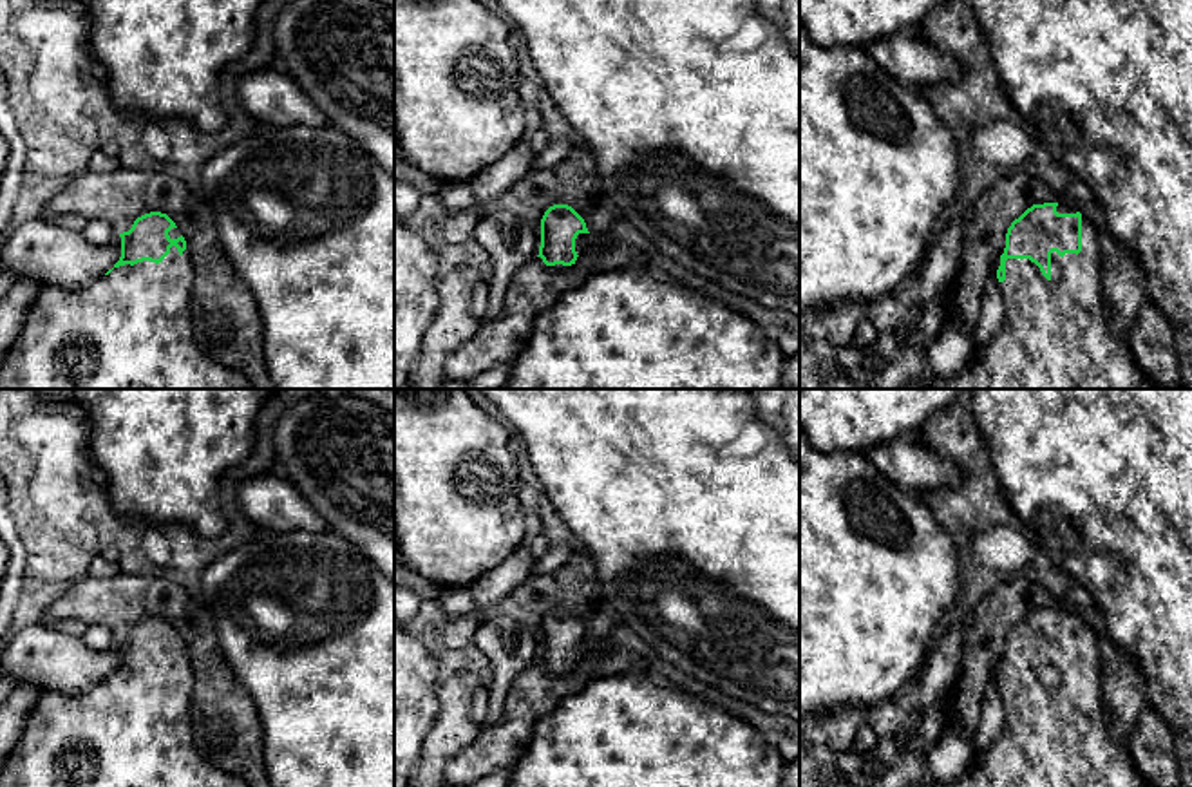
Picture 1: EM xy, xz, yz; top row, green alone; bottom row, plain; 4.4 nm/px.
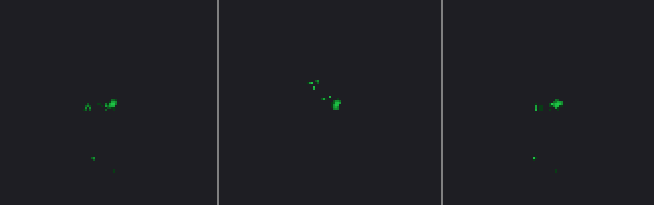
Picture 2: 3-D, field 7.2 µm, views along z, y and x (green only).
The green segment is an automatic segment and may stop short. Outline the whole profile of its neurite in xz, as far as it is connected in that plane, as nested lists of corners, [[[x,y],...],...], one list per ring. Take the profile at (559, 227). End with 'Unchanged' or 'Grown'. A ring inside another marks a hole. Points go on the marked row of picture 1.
[[[568,204],[550,206],[541,219],[539,255],[550,270],[566,270],[593,246],[584,219]]]. Grown

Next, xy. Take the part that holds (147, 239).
[[[150,212],[119,237],[119,261],[89,286],[40,286],[18,338],[0,364],[0,389],[253,389],[244,373],[203,355],[192,337],[190,295],[195,273],[175,223],[166,213]]]. Grown

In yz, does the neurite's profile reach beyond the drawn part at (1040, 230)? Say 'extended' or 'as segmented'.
extended

